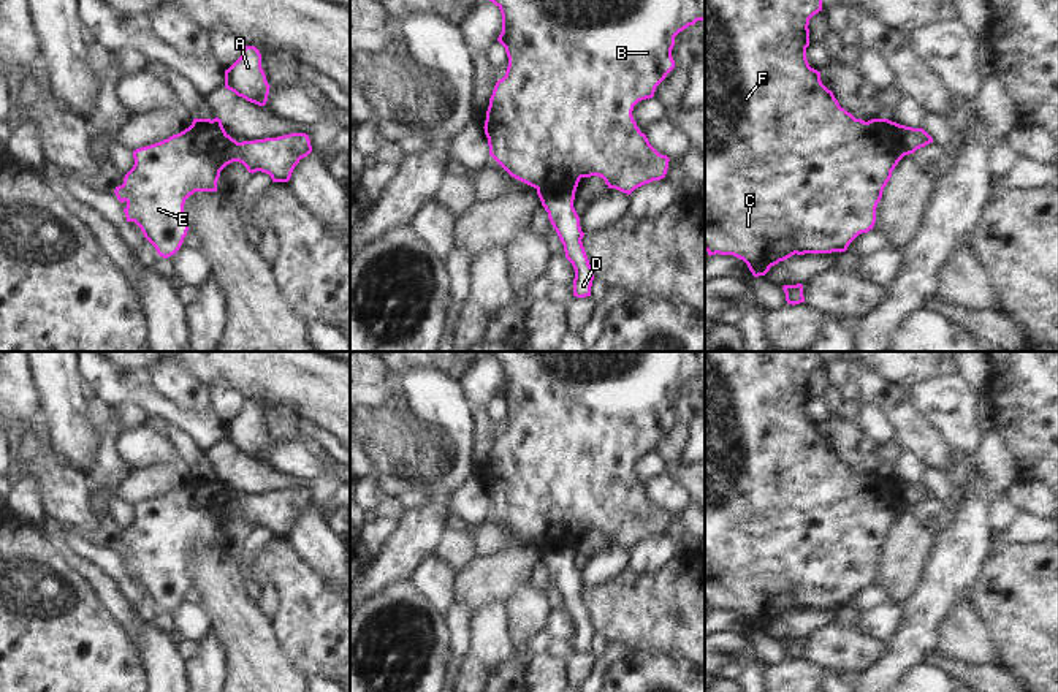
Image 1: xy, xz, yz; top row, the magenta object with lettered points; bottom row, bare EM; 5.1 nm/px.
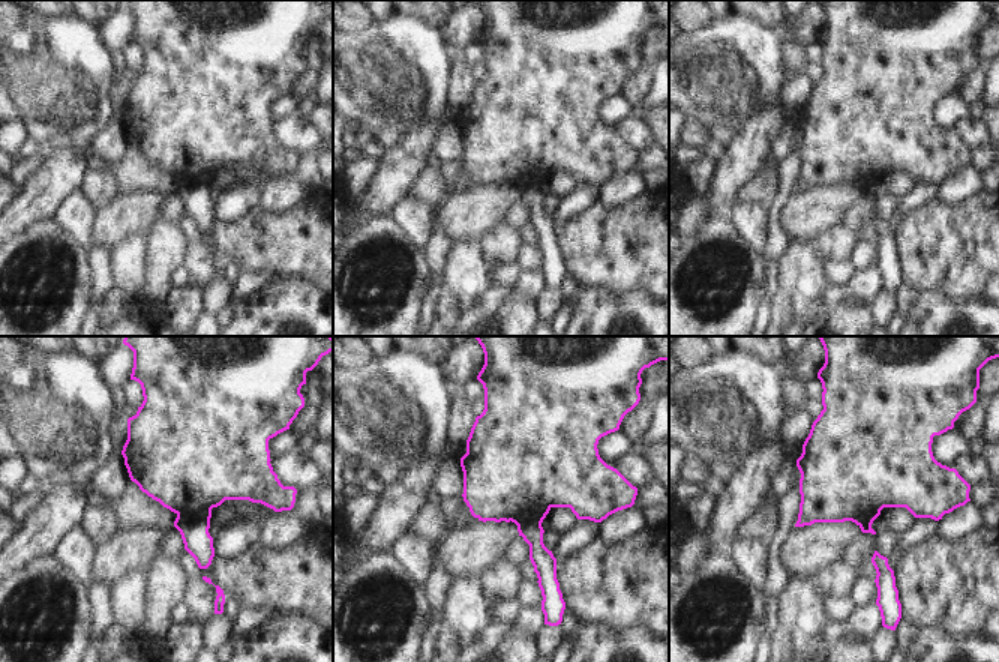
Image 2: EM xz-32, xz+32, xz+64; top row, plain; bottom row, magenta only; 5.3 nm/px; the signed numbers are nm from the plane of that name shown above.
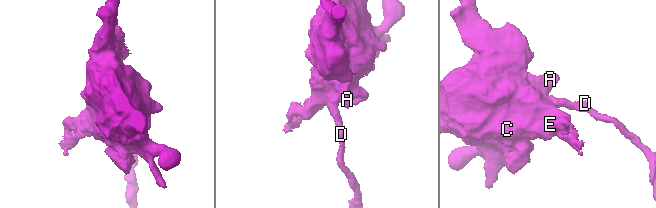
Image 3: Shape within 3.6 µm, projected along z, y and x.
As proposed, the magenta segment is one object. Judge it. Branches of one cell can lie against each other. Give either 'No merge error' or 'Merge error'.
Merge error.

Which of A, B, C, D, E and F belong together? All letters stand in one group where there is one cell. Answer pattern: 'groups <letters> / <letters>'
groups A B C E F / D

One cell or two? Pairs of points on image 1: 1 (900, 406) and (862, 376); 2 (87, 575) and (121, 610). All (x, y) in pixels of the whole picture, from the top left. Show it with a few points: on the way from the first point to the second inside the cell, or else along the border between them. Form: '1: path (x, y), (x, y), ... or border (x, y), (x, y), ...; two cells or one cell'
1: path (890, 398), (882, 398), (871, 385); one cell
2: path (97, 583), (111, 600); one cell

